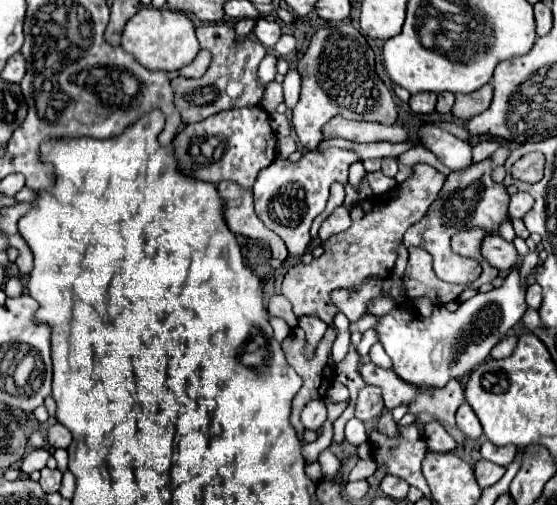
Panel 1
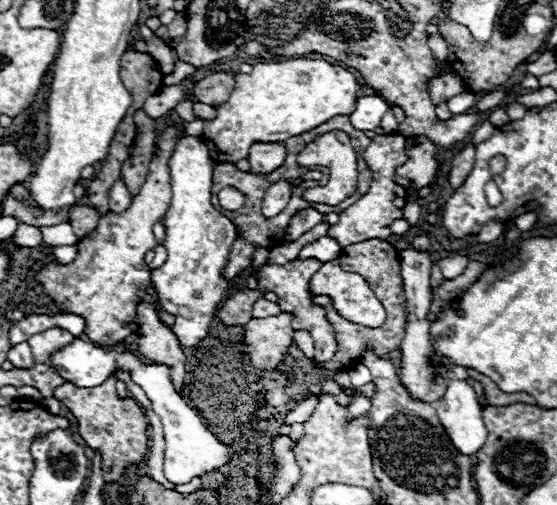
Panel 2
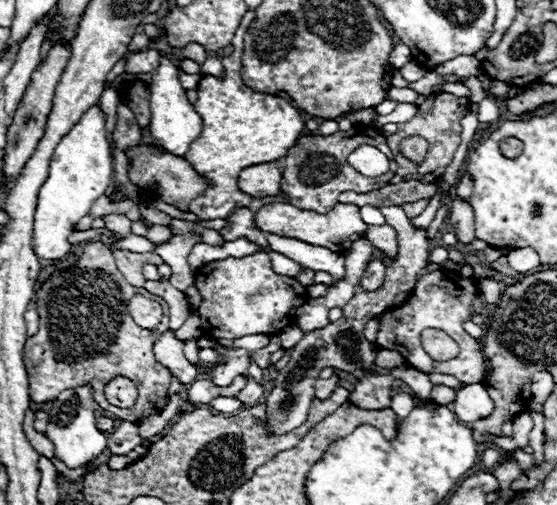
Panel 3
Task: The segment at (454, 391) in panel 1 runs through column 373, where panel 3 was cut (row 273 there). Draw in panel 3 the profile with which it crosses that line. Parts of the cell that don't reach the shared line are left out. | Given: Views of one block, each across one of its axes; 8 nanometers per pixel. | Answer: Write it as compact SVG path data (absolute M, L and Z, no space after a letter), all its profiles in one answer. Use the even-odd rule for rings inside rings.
M372 260L364 272L364 276L360 278L360 288L364 292L372 292L376 288L382 286L382 280L384 280L384 274L386 274L386 262L384 260Z

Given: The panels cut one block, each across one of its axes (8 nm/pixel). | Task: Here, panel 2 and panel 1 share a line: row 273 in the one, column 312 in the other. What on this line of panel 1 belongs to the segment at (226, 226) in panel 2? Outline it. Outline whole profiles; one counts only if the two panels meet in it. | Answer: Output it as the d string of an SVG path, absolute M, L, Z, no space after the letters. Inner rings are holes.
M330 148L324 152L304 152L298 162L274 160L268 168L264 168L254 182L254 208L258 218L276 232L288 248L288 262L300 260L310 244L310 226L312 220L326 208L328 188L332 182L348 180L348 166L356 162L358 156L350 150Z

